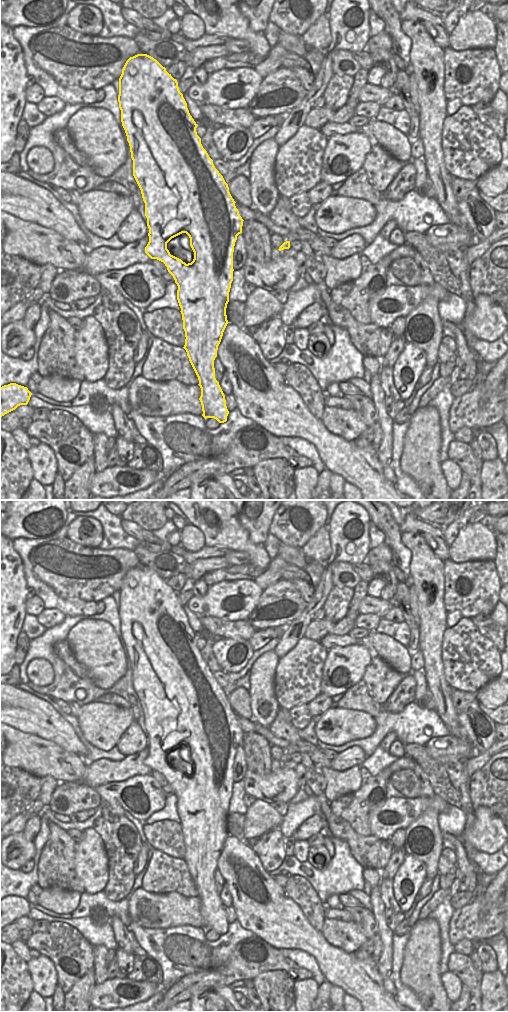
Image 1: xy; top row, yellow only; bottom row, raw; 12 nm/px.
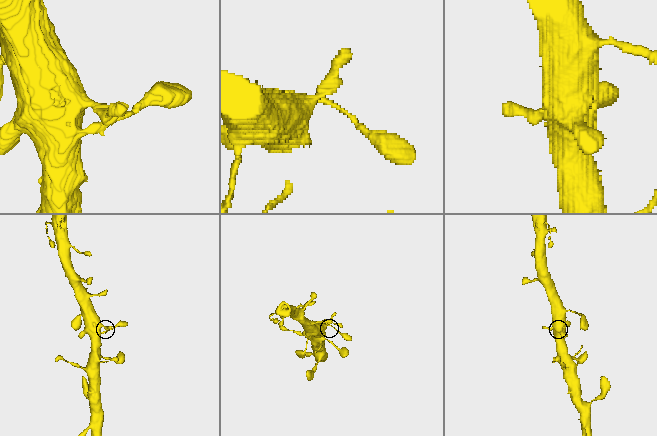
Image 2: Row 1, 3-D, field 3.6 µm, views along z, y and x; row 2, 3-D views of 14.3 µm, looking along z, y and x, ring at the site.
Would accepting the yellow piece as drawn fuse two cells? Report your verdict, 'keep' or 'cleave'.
keep

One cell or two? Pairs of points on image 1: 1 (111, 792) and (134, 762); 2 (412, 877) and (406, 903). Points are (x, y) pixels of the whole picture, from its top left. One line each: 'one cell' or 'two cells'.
1: two cells
2: one cell

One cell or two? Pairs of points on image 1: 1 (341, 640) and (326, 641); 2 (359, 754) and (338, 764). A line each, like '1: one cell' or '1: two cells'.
1: one cell
2: one cell

